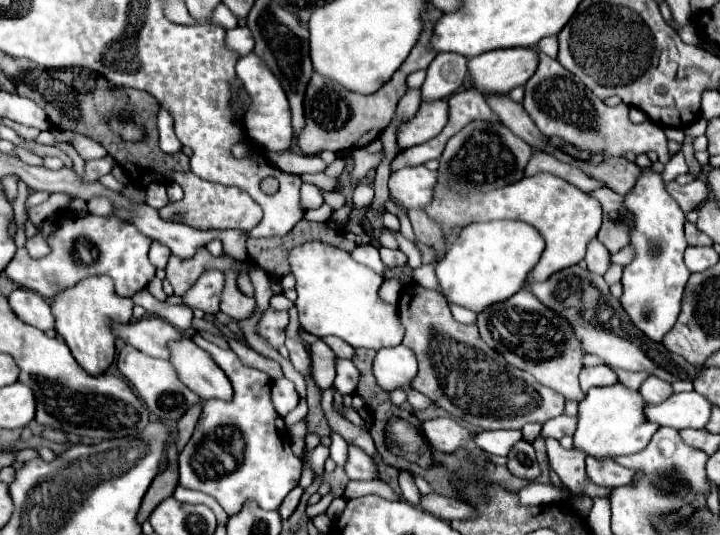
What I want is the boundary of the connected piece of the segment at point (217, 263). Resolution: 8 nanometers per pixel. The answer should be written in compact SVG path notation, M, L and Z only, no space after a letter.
M201 247L191 259L181 259L177 255L171 255L165 271L167 271L169 283L173 285L175 295L181 295L193 285L193 281L197 281L197 277L201 275L203 269L215 267L215 269L225 271L225 265L229 265L229 263L225 263L225 259L213 257L205 247Z

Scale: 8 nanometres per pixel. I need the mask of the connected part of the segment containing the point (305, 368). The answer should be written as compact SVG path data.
M285 339L285 347L289 349L293 367L295 367L299 373L309 373L311 359L309 359L309 353L305 351L305 347L303 347L297 339Z

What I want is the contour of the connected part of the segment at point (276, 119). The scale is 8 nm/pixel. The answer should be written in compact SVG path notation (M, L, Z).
M249 53L245 57L241 57L235 65L237 69L237 77L241 77L245 91L251 99L249 109L243 117L243 129L245 135L249 139L253 139L253 143L265 147L267 151L287 151L291 147L293 141L293 129L291 129L291 113L289 113L289 103L285 101L285 91L281 89L281 83L277 81L277 77L273 77L273 73L269 73L269 69L265 69L263 61L255 57L255 53Z

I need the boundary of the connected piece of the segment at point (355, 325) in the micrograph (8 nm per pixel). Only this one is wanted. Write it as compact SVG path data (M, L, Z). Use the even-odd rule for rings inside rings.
M305 243L289 253L291 273L297 279L297 313L305 333L317 337L341 337L349 345L375 349L395 347L403 339L403 329L397 317L397 307L385 305L377 297L383 279L369 267L359 265L347 251L325 243Z

